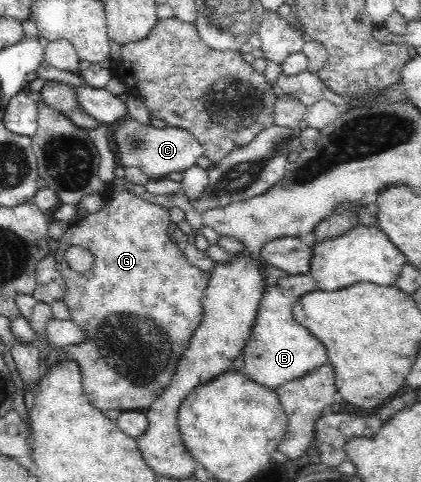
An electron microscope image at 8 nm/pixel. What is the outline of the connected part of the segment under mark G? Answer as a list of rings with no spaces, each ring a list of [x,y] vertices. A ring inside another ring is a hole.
[[[115,187],[107,189],[102,193],[105,203],[99,211],[93,213],[93,215],[86,216],[83,219],[77,220],[73,225],[69,225],[68,230],[64,232],[60,239],[58,239],[57,250],[53,252],[53,256],[56,261],[56,268],[59,273],[62,273],[62,278],[66,283],[66,292],[64,293],[63,300],[67,305],[70,313],[70,320],[79,326],[83,333],[83,341],[76,343],[75,345],[66,345],[62,347],[63,356],[66,359],[72,359],[79,367],[82,375],[82,388],[89,400],[89,403],[93,404],[101,412],[109,411],[109,409],[120,410],[121,412],[129,411],[145,411],[161,393],[167,387],[169,387],[173,373],[176,370],[177,362],[183,355],[185,348],[189,345],[189,340],[193,335],[193,332],[198,328],[201,323],[204,309],[202,308],[202,299],[204,298],[205,290],[208,289],[209,273],[205,273],[199,270],[195,265],[191,264],[187,259],[187,256],[179,251],[177,244],[169,239],[167,236],[167,228],[171,225],[171,219],[169,215],[169,209],[159,205],[147,202],[134,194],[131,194],[127,190]],[[78,245],[83,249],[86,249],[93,256],[94,264],[90,273],[87,275],[81,275],[73,273],[66,263],[63,261],[65,253],[69,247]]]

